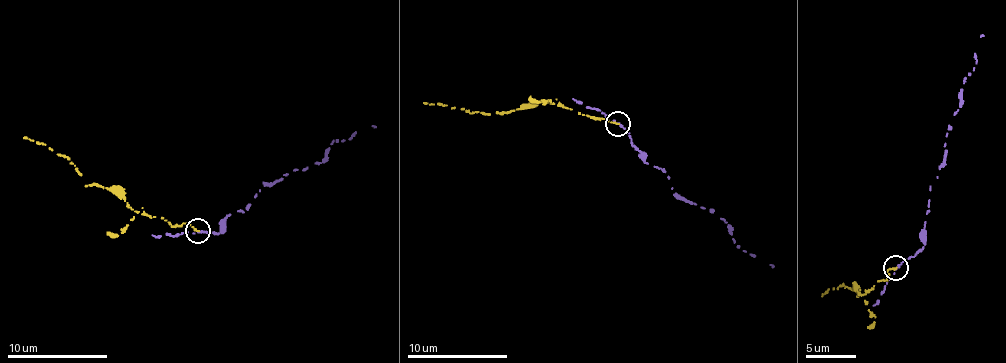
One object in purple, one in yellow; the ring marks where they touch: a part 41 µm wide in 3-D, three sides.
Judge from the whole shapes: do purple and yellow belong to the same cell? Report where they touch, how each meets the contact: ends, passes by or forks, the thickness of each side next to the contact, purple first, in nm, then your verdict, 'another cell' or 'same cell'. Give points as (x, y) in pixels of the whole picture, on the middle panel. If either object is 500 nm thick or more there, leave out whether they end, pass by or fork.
at (617, 123); purple passes by; yellow ends there; 140 nm thick on the purple side, 150 nm on the other; another cell

